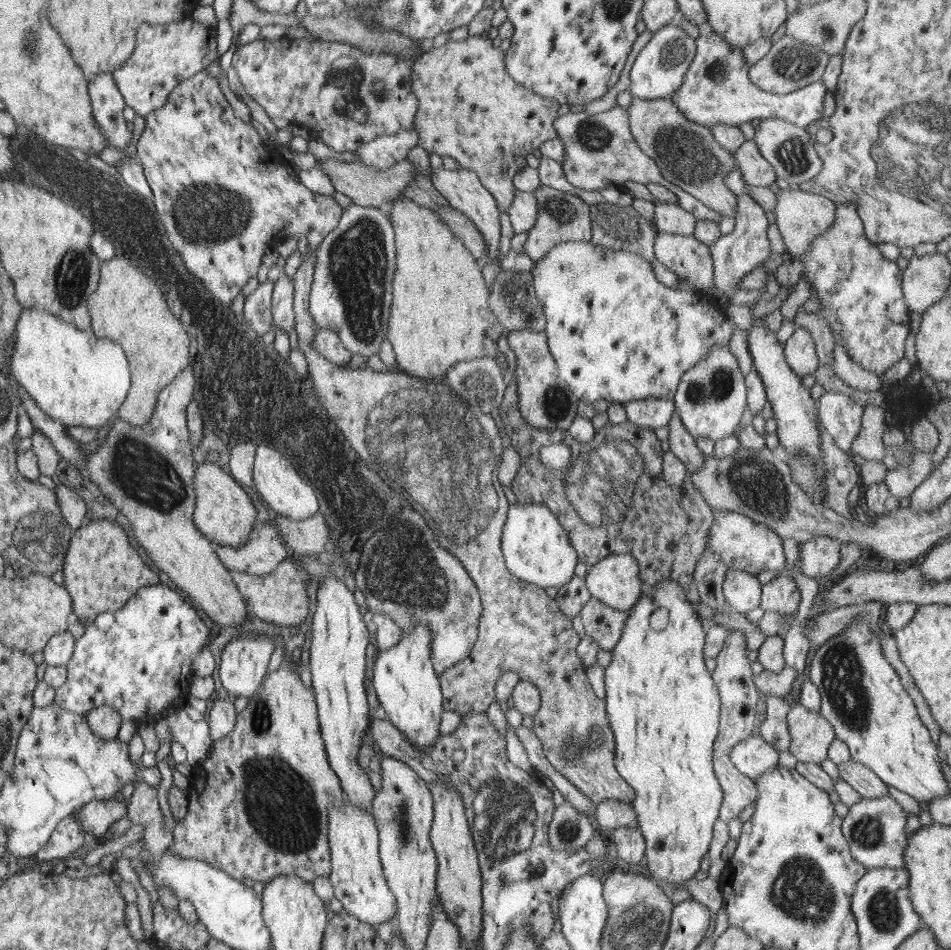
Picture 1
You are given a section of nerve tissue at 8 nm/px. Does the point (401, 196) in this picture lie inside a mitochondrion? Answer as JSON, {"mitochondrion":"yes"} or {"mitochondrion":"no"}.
{"mitochondrion":"no"}

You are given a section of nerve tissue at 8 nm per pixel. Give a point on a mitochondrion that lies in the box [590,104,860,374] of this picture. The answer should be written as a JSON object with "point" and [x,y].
{"point":[686,156]}

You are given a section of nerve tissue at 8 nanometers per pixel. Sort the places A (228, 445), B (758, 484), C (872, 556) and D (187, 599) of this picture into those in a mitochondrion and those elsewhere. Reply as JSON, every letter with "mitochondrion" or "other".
{"A":"other","B":"mitochondrion","C":"other","D":"other"}

